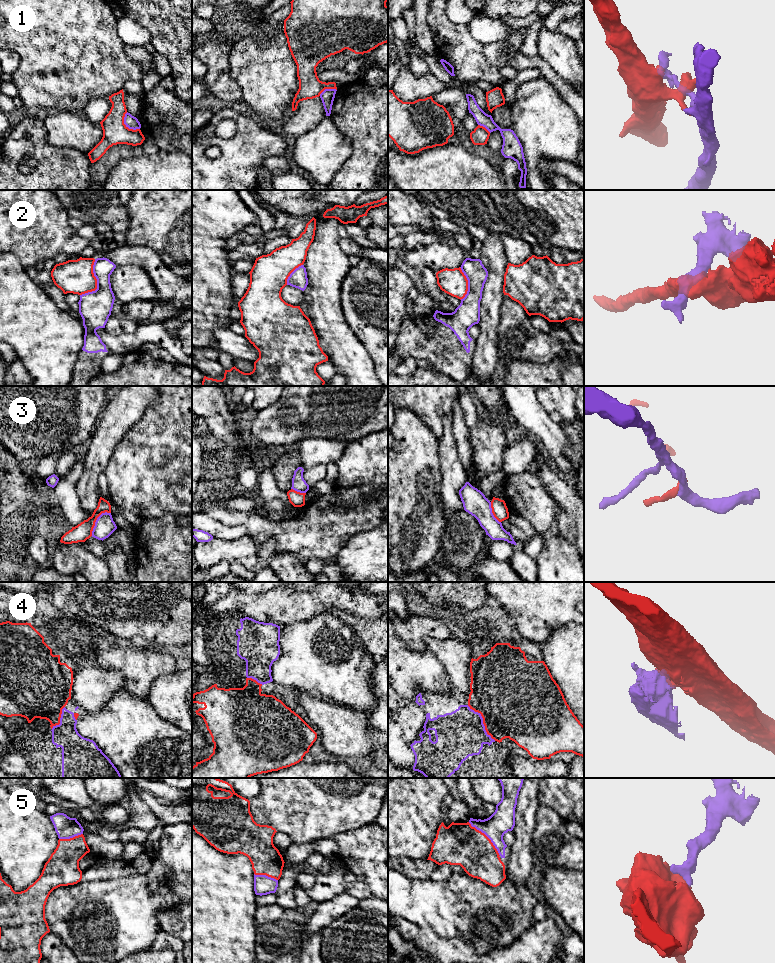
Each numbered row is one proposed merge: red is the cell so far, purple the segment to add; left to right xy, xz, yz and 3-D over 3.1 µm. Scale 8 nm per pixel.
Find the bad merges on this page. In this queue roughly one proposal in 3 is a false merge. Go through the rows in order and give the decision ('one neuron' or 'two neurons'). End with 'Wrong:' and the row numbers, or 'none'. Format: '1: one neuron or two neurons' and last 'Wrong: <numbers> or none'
1: two neurons
2: two neurons
3: two neurons
4: two neurons
5: one neuron
Wrong: 1, 2, 3, 4

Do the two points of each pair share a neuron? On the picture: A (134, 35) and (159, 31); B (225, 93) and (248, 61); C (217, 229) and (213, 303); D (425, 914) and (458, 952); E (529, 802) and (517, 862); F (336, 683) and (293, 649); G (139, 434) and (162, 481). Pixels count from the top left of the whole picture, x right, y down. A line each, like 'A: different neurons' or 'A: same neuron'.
A: different neurons
B: different neurons
C: same neuron
D: different neurons
E: same neuron
F: same neuron
G: same neuron

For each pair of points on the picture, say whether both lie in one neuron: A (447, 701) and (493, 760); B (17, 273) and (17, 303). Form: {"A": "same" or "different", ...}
{"A": "same", "B": "same"}

